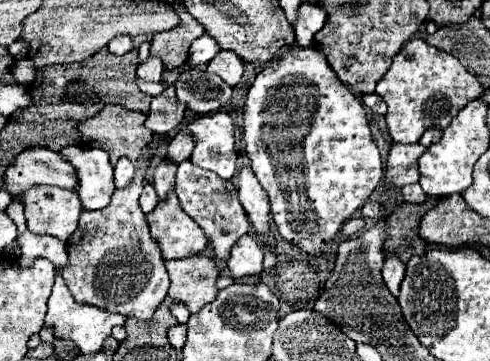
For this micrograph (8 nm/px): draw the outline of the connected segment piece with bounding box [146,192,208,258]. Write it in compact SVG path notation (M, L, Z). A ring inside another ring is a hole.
M174 192L168 202L160 202L150 214L146 214L146 220L164 258L188 258L204 252L208 246L206 234L184 214Z

